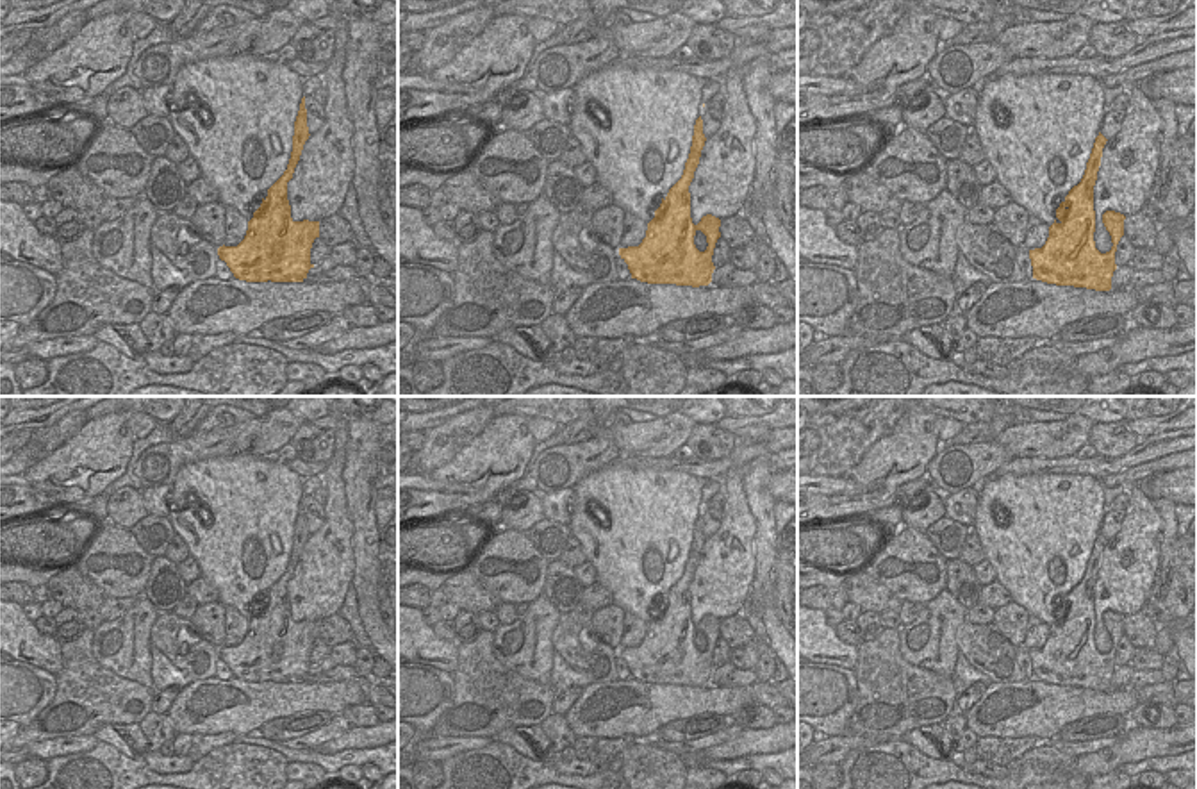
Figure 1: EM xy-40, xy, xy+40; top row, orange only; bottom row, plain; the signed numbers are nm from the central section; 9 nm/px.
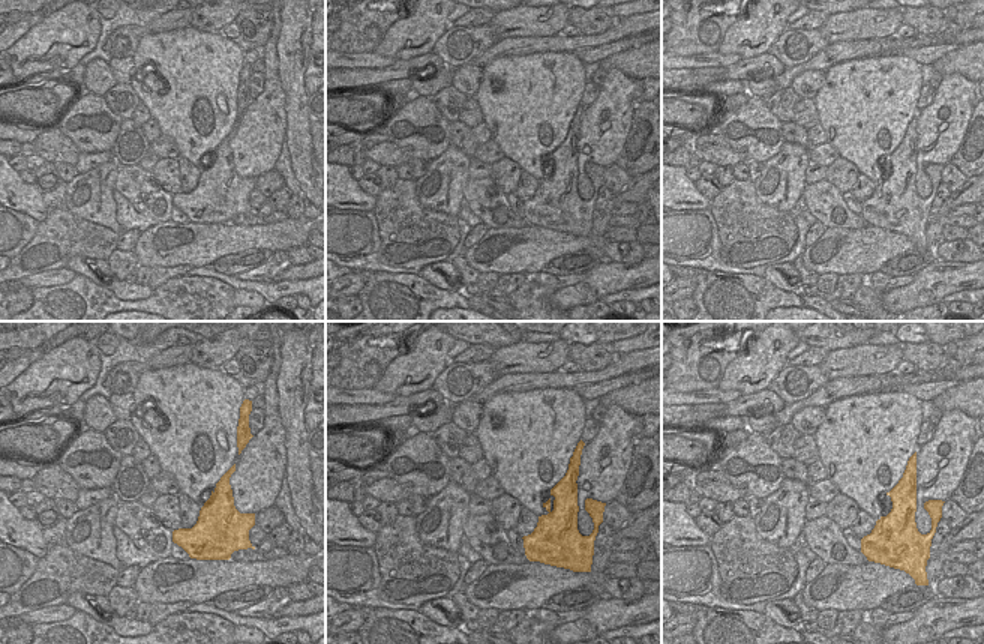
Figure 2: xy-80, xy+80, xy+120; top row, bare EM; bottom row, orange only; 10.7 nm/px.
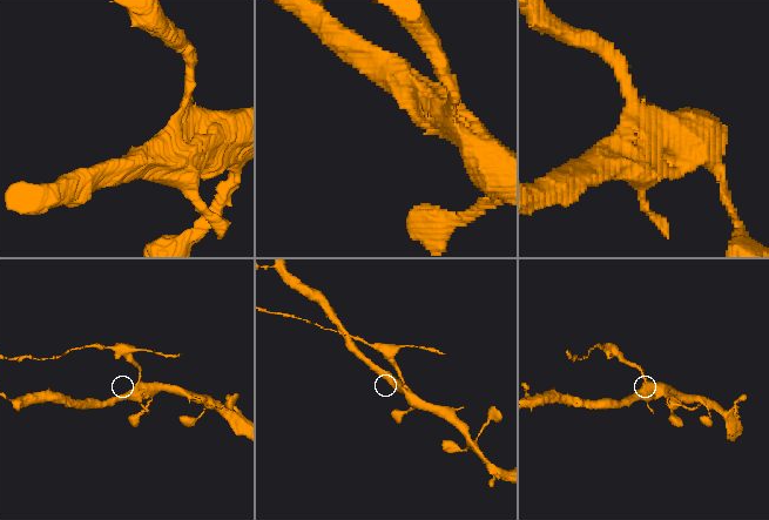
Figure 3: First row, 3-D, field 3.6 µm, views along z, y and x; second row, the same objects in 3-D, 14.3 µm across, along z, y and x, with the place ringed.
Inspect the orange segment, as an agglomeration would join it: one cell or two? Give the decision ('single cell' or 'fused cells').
fused cells

